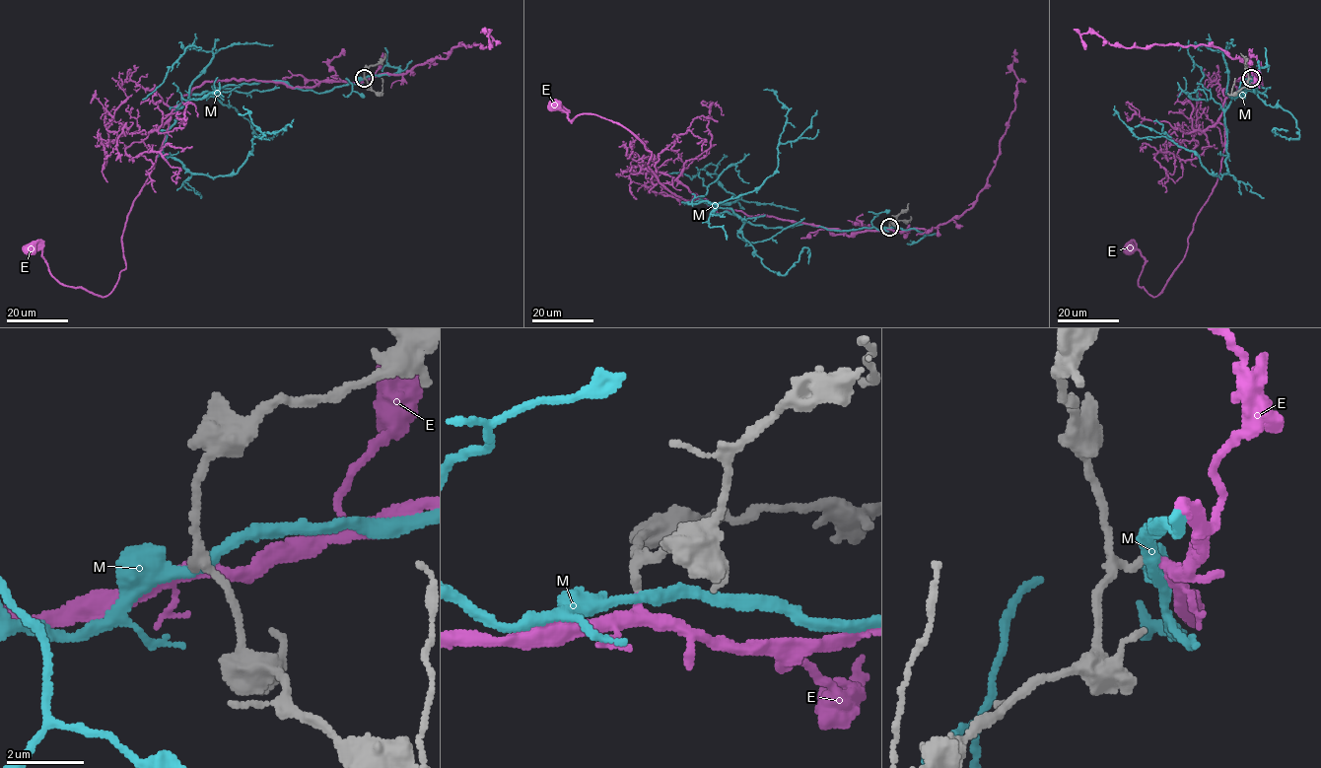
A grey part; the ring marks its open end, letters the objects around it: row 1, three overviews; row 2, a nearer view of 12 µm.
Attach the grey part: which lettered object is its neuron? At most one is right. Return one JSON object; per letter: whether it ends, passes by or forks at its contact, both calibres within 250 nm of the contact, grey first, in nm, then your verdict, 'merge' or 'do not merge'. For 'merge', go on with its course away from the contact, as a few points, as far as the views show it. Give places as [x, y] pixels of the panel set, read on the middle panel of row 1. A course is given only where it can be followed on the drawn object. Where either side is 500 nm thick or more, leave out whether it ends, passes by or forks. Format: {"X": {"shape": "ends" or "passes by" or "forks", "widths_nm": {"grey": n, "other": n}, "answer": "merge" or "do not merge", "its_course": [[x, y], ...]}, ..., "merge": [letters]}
{"E": {"shape": "passes by", "widths_nm": {"grey": 180, "other": 240}, "answer": "merge", "its_course": [[889, 227], [847, 236], [718, 213], [664, 186], [624, 127], [571, 120], [554, 104]]}, "M": {"shape": "passes by", "widths_nm": {"grey": 200, "other": 280}, "answer": "do not merge"}, "merge": ["E"]}

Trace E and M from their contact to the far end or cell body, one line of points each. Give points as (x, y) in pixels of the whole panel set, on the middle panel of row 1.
E: (889, 227), (847, 236), (718, 213), (664, 186), (624, 127), (571, 120), (554, 104)
M: (889, 227), (766, 228), (730, 208), (689, 203), (723, 202), (755, 190), (778, 168), (789, 110), (764, 90)

